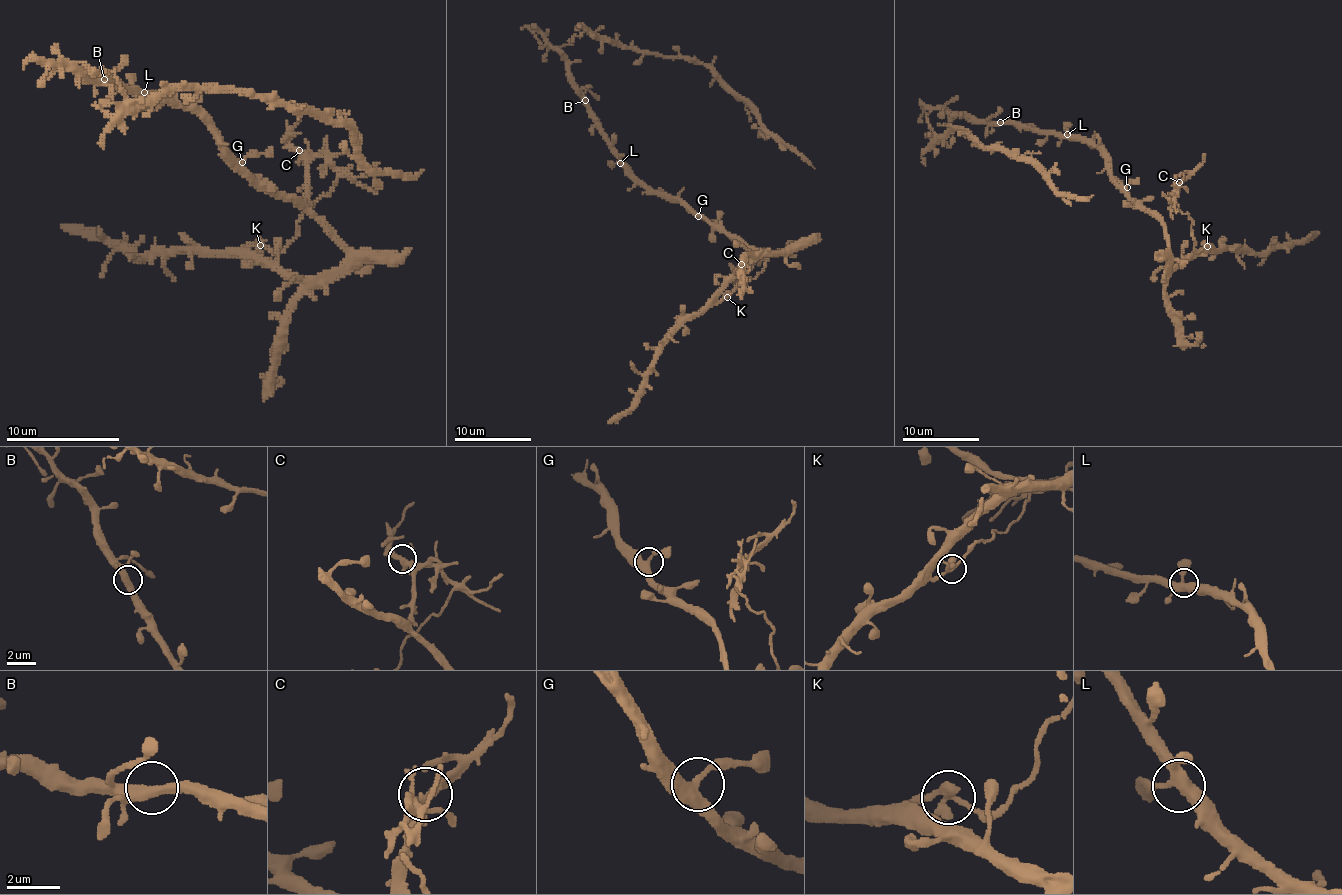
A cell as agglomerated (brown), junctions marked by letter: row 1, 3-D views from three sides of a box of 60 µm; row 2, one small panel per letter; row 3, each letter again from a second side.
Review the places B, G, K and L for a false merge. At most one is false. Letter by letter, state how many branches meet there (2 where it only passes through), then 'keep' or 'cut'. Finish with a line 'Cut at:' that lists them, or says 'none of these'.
B: 3 | keep
G: 3 | keep
K: 4 | cut
L: 4 | keep
Cut at: K

